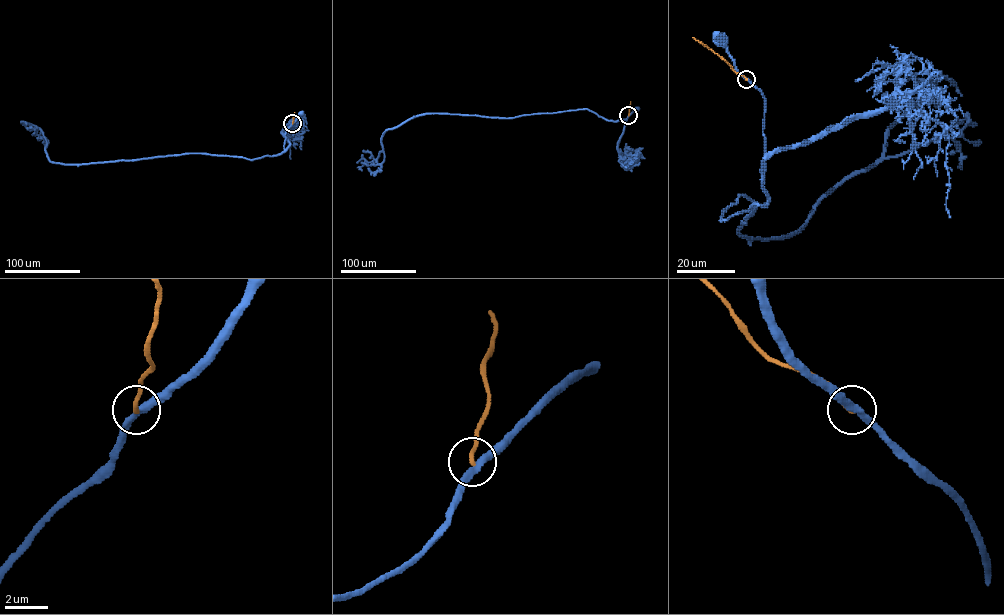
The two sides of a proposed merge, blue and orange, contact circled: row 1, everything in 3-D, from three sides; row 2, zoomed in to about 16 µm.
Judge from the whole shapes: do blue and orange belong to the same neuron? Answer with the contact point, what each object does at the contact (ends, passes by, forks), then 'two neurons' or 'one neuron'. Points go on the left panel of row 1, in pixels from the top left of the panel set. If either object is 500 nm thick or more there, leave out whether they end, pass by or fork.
place (292, 123); blue passes by; orange ends; two neurons

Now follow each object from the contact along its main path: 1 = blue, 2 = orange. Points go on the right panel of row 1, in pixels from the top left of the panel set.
1: (746, 79), (736, 68), (726, 41), (720, 35), (721, 40)
2: (746, 79), (693, 38)

